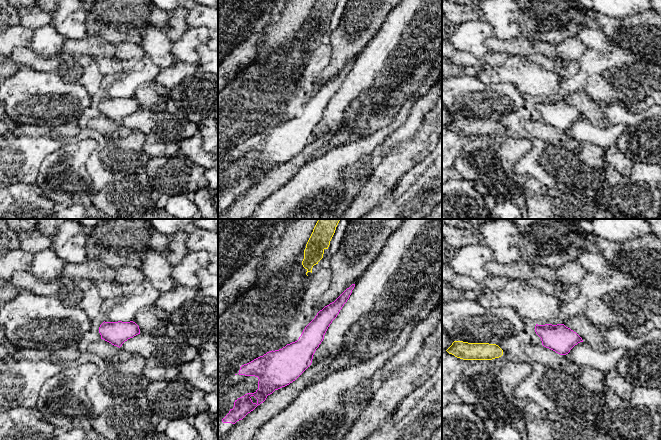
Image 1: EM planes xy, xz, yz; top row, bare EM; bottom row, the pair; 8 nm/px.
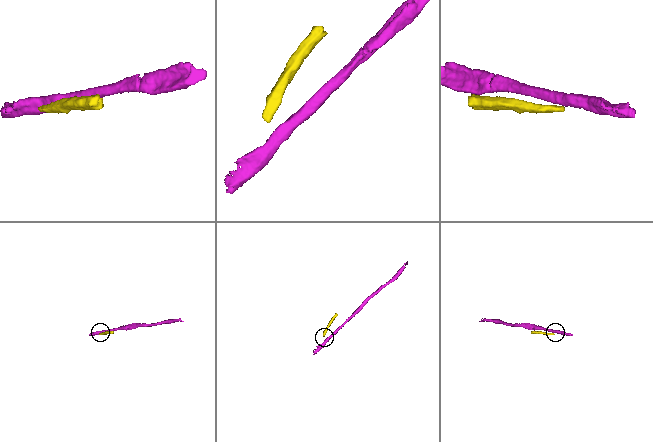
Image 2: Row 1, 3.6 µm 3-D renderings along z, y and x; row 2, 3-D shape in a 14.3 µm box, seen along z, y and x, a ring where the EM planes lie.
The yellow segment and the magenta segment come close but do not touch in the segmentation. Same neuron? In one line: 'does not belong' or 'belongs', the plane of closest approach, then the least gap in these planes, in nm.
does not belong | xz | 280 nm

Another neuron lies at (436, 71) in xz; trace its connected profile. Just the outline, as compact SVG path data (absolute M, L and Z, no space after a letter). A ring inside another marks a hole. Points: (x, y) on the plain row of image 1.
M442 55L439 57L437 64L431 70L429 76L422 82L417 94L412 98L415 100L419 96L426 94L433 83L439 78L442 73Z

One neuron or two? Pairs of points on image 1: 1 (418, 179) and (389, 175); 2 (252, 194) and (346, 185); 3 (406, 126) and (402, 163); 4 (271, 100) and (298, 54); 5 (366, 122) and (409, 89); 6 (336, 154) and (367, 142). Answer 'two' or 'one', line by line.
1: two
2: two
3: two
4: one
5: one
6: one

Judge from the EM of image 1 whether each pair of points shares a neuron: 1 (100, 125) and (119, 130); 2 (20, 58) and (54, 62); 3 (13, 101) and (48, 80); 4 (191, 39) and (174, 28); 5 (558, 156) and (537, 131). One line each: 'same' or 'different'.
1: same
2: same
3: same
4: different
5: different

